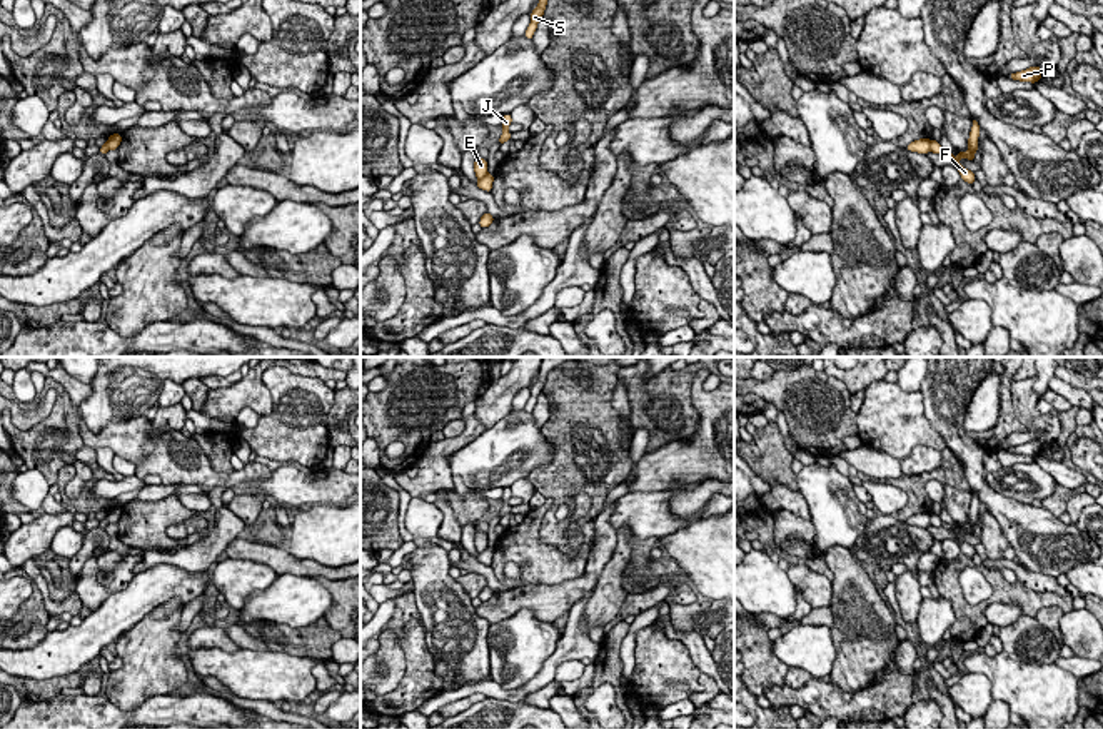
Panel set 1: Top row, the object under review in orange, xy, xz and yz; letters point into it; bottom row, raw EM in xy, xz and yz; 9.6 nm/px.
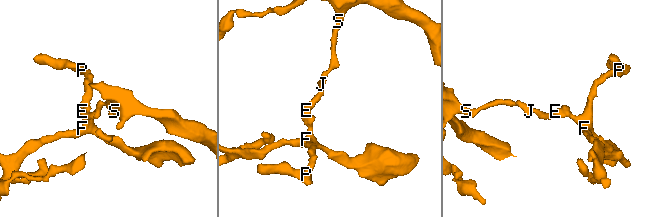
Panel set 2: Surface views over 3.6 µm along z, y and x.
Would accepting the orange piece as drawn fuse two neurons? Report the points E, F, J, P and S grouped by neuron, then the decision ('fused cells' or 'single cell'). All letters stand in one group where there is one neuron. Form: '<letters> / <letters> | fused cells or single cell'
E J S / F P | fused cells

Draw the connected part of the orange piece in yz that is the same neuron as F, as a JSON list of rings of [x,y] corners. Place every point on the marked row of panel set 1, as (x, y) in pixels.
[[[971,118],[971,123],[973,123],[973,127],[971,127],[970,138],[968,138],[968,150],[966,150],[966,152],[958,150],[958,155],[956,155],[956,157],[954,157],[953,153],[951,153],[949,157],[954,158],[961,178],[963,178],[964,182],[968,182],[968,184],[973,185],[973,182],[976,180],[975,172],[964,168],[964,167],[959,163],[961,158],[968,158],[968,160],[973,162],[973,160],[975,160],[975,153],[976,153],[976,150],[978,150],[980,125],[978,125],[978,120],[976,120],[976,118]]]

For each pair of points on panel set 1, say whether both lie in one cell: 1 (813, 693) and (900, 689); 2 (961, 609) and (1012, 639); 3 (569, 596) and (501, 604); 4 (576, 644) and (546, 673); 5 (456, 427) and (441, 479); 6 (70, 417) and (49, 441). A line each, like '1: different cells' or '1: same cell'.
1: same cell
2: different cells
3: same cell
4: same cell
5: different cells
6: same cell

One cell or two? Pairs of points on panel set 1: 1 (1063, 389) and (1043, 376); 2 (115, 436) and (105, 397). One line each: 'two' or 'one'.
1: two
2: two

